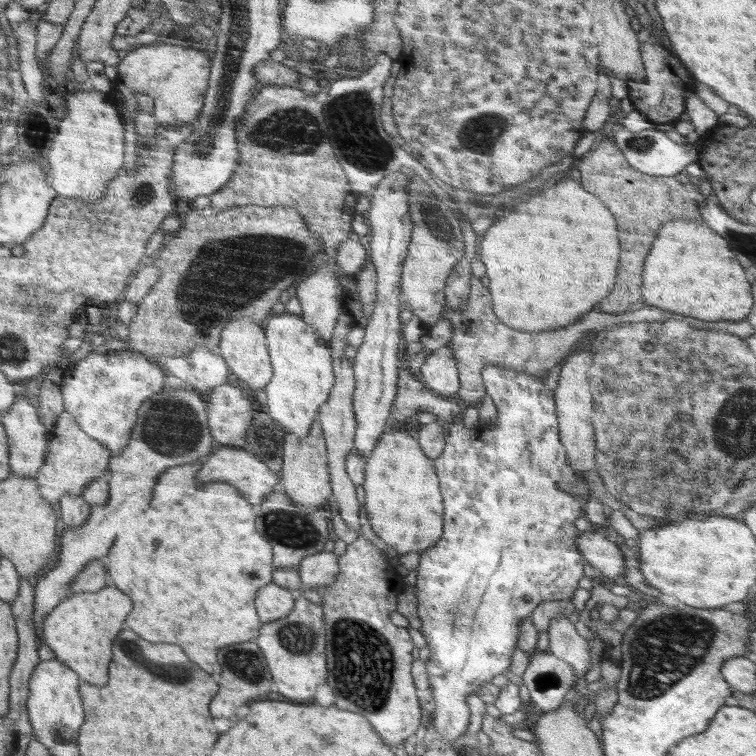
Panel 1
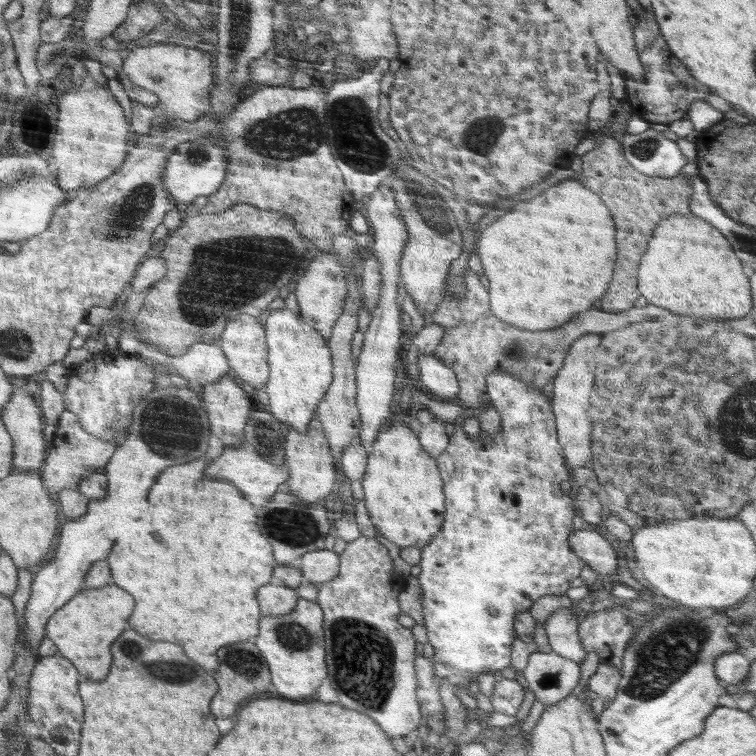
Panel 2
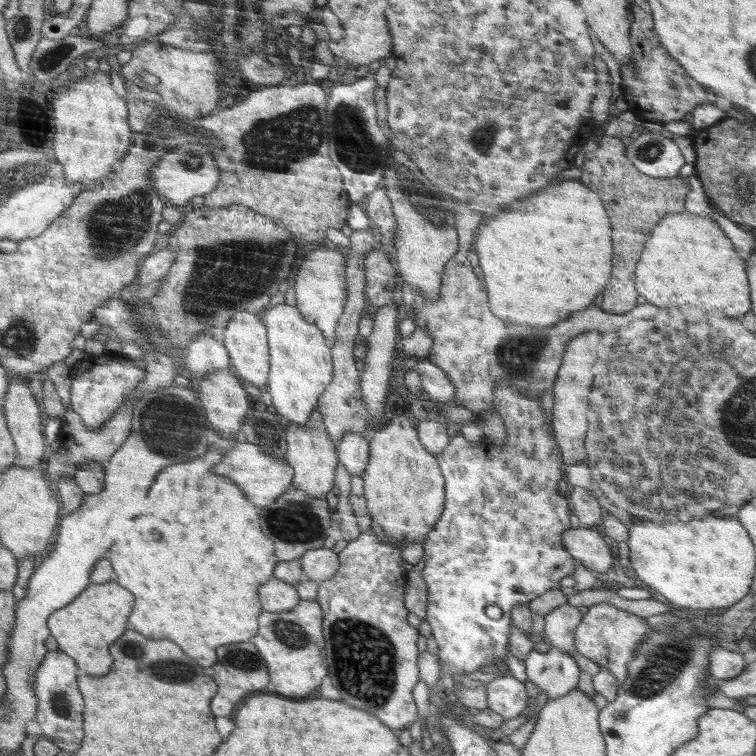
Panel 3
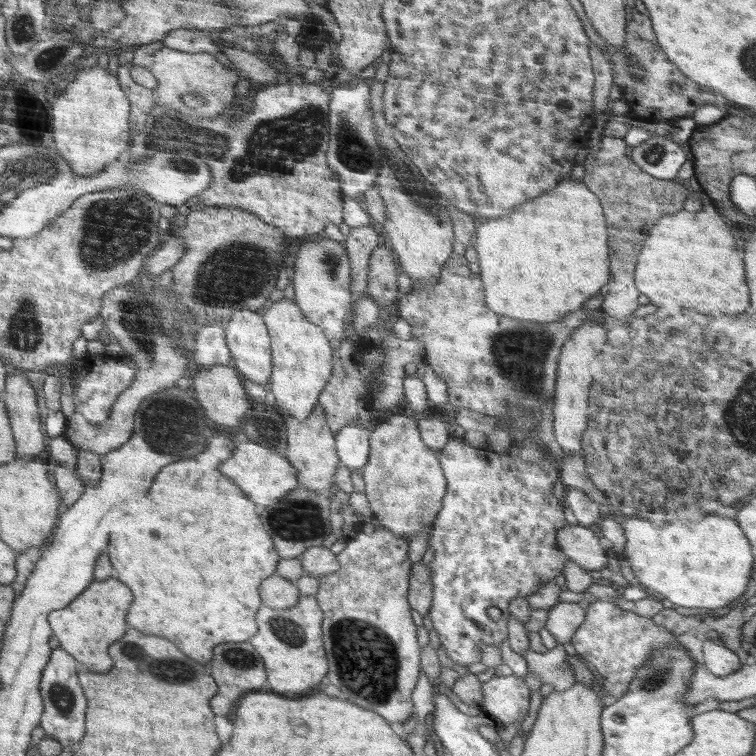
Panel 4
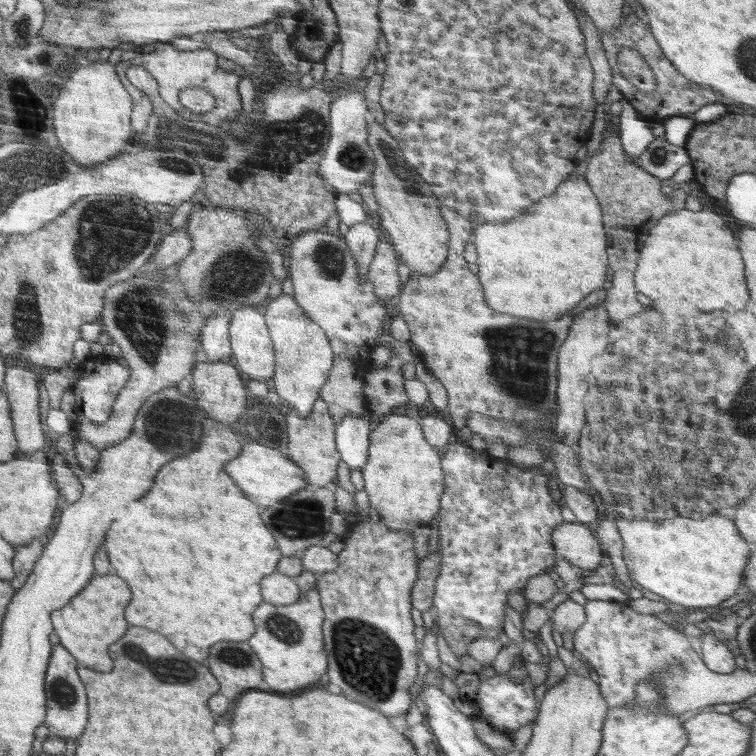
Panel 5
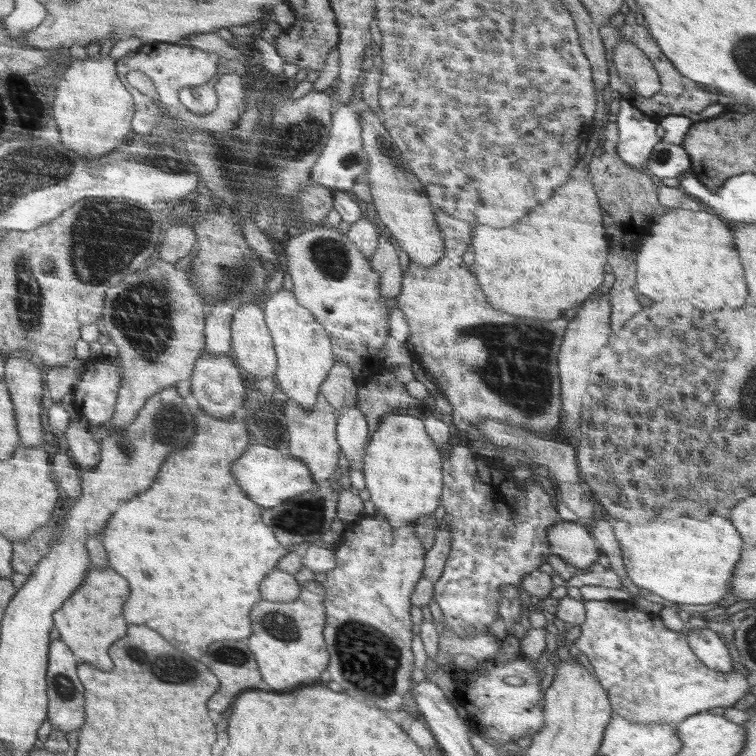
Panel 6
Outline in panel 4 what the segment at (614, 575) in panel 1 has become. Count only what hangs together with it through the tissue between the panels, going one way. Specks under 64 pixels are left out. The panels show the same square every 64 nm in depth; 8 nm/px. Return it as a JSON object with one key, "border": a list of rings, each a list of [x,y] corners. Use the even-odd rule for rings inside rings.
{"border":[[[580,524],[560,528],[558,532],[560,551],[564,551],[568,560],[578,566],[598,574],[608,564],[608,554],[600,544],[600,538]]]}

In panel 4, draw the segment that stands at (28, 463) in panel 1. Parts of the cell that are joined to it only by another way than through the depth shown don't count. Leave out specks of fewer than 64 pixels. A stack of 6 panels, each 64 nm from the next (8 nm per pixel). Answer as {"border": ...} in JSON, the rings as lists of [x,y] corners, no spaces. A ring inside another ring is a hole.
{"border":[[[11,369],[7,392],[1,396],[8,404],[15,438],[19,445],[19,459],[32,462],[46,446],[38,414],[38,402],[32,382],[23,369]]]}

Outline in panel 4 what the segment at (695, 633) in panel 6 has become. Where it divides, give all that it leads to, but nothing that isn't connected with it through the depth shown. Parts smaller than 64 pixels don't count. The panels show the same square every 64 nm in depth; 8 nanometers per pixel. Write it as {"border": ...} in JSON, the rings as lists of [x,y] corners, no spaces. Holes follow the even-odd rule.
{"border":[[[712,640],[704,642],[700,657],[705,663],[705,668],[718,677],[734,675],[743,667],[740,658],[735,652],[720,643],[712,642]]]}

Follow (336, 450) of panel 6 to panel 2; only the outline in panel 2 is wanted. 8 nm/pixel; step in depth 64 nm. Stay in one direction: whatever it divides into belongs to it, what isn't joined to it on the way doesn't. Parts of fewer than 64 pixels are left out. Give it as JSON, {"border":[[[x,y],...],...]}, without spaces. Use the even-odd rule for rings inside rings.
{"border":[[[316,416],[311,420],[306,432],[296,432],[289,428],[285,446],[285,466],[288,468],[289,478],[284,489],[300,498],[306,504],[324,500],[334,490],[334,466],[332,466],[332,450],[327,438],[324,438],[322,424]]]}

